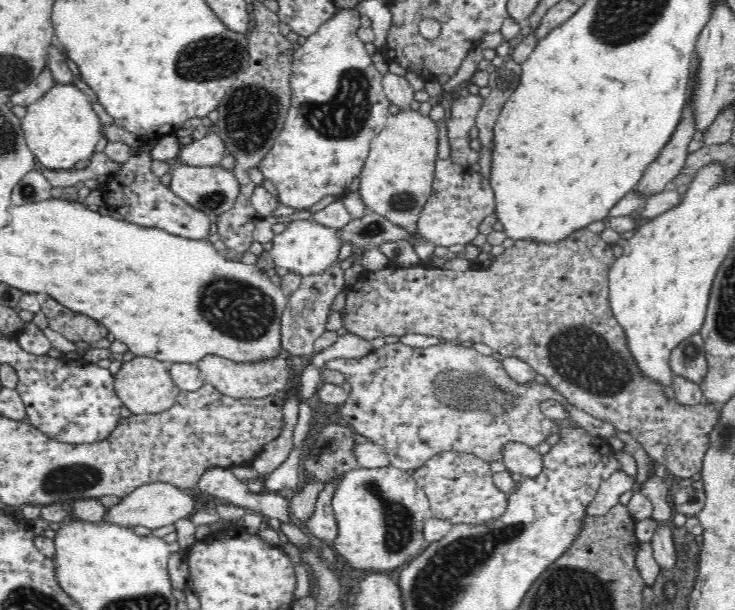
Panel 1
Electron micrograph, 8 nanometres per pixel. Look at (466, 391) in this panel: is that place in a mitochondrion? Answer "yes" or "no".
yes

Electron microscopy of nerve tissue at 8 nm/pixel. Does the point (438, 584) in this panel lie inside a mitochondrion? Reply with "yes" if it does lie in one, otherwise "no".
yes

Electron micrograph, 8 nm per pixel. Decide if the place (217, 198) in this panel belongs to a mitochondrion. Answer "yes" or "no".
yes

